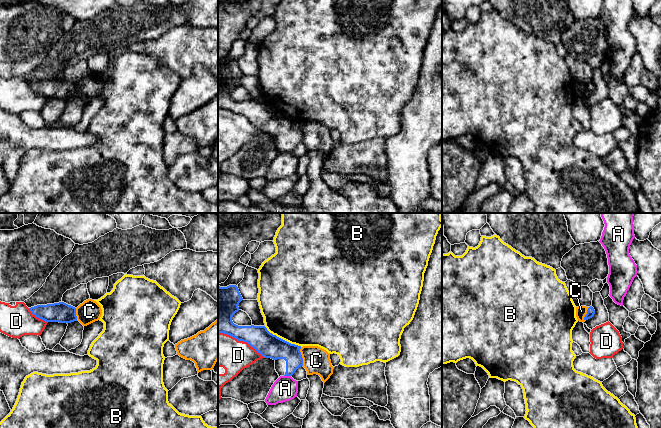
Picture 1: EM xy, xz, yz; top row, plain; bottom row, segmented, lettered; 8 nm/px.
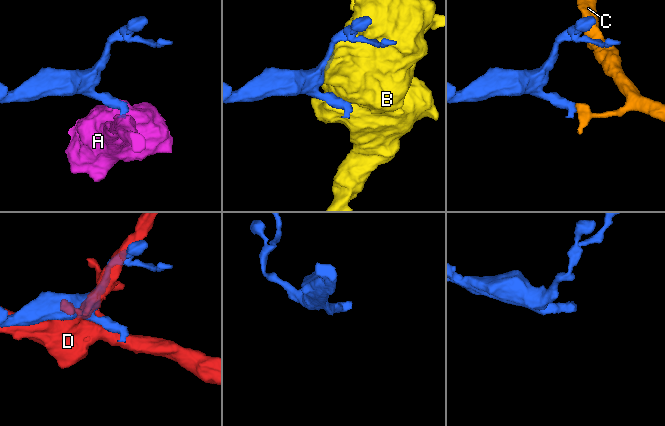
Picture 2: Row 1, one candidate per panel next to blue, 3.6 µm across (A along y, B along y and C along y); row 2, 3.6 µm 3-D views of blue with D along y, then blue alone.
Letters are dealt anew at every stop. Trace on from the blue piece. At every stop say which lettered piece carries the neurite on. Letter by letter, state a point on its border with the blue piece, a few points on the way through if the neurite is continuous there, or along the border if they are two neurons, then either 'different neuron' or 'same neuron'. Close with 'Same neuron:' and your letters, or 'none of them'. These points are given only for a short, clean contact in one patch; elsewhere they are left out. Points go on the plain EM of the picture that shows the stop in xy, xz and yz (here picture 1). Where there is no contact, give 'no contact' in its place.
A: meets blue in xz at (287, 151); different neuron
B: meets blue in xz at (282, 115); different neuron
C: meets blue in xz at (301, 132); border along xz (300, 123), (303, 141); different neuron
D: meets blue in xz at (242, 116); different neuron
Same neuron: none of them

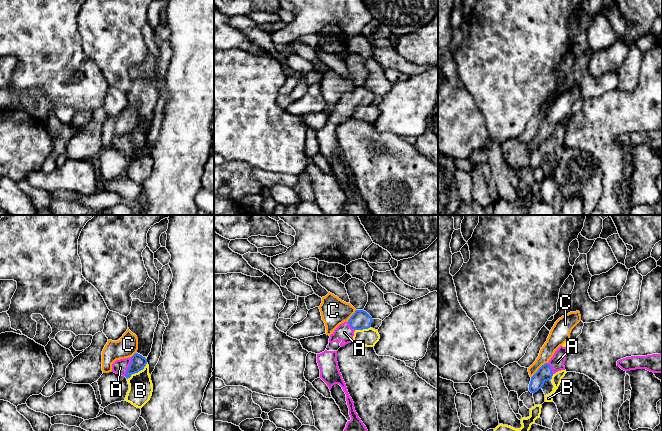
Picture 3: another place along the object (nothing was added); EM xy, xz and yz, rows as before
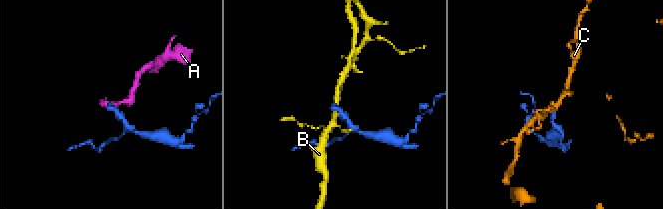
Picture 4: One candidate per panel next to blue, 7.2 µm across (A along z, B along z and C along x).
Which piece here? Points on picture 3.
A: meets blue in xy at (129, 142); runs through xy (138, 138), (129, 142), (120, 143); same neuron
B: meets blue in xy at (137, 148); different neuron
C: meets blue in yz at (538, 145); border along yz (547, 138), (531, 153); different neuron
Same neuron: A

